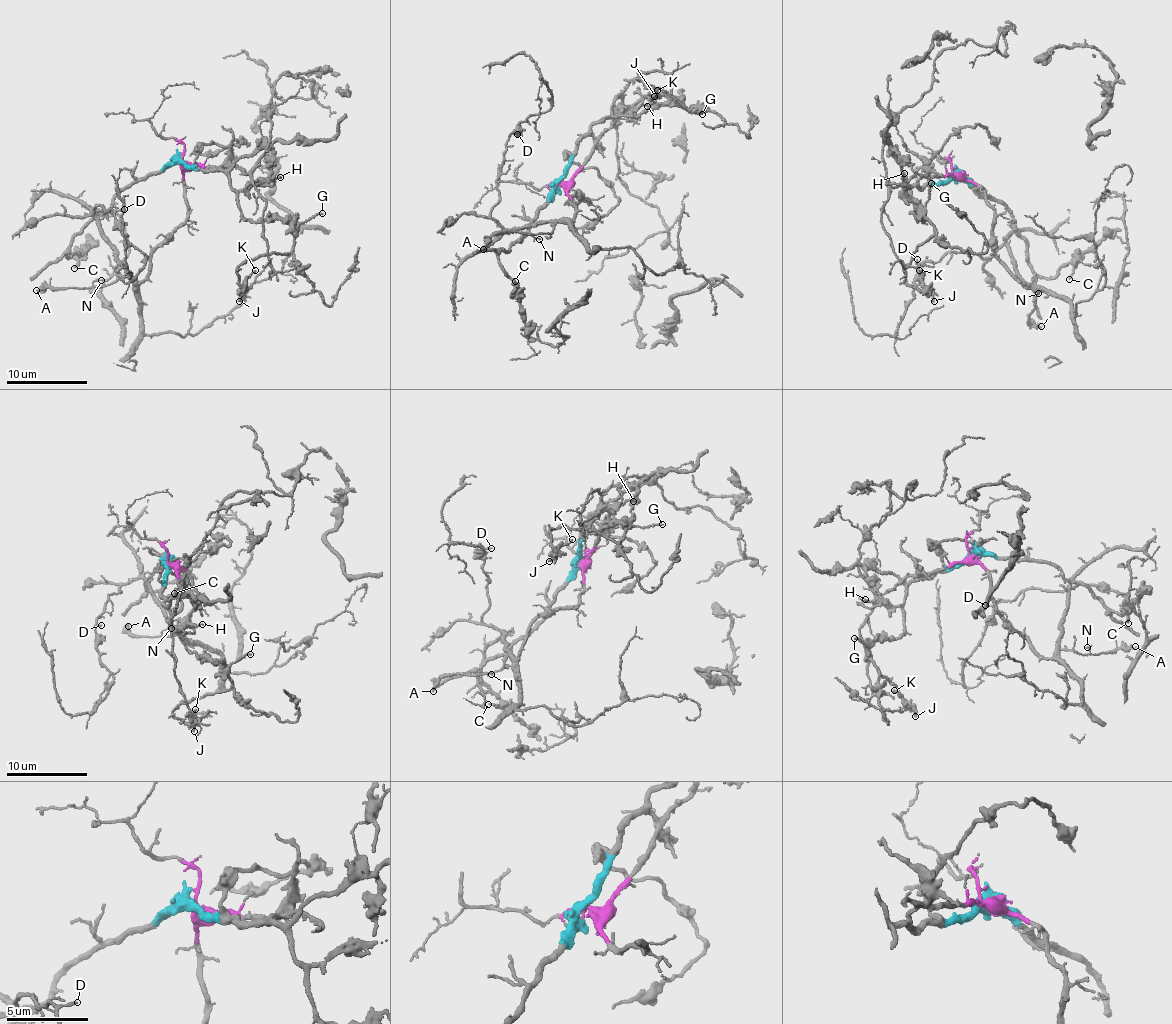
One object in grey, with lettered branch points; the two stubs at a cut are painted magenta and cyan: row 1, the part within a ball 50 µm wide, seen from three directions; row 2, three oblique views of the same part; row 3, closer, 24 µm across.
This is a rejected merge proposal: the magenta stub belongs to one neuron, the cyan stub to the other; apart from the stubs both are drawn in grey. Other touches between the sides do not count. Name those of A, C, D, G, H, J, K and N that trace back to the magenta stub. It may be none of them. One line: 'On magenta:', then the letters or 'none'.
On magenta: A, D, N

